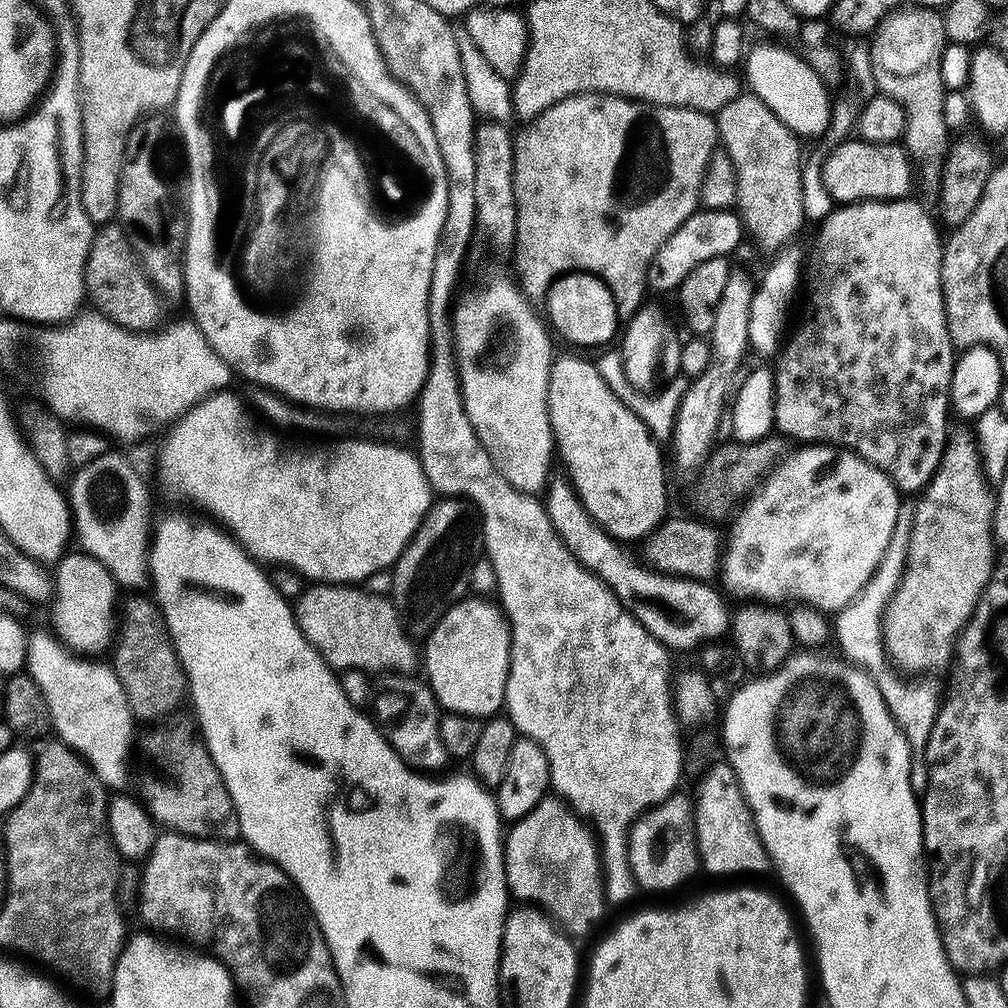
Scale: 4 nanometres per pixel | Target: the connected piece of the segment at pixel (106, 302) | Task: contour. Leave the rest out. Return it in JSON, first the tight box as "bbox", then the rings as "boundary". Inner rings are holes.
{"bbox":[84,222,165,333],"boundary":[[[113,222],[95,229],[84,267],[84,287],[90,304],[92,300],[91,307],[126,331],[152,333],[165,323],[165,301],[145,272],[127,232],[119,223]]]}

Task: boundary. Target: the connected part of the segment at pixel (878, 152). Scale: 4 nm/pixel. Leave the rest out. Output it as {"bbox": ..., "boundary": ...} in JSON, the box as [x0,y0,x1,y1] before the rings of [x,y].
{"bbox":[822,138,914,204],"boundary":[[[847,138],[831,149],[822,168],[822,178],[830,198],[837,204],[857,204],[863,200],[902,200],[913,195],[914,165],[903,143],[875,144]]]}

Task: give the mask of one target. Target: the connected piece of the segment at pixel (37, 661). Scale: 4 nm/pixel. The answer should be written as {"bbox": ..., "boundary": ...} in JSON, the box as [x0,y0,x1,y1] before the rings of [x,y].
{"bbox":[27,631,134,790],"boundary":[[[33,631],[28,638],[27,675],[32,676],[48,707],[48,718],[51,731],[56,731],[55,739],[73,748],[89,764],[95,776],[104,783],[105,789],[120,790],[128,780],[128,751],[134,748],[132,724],[134,717],[127,704],[126,694],[115,676],[115,670],[107,663],[99,664],[96,658],[85,658],[77,655],[53,635],[51,631]]]}

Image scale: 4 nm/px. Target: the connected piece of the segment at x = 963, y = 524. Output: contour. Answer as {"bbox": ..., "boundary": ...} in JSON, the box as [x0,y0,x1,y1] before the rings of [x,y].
{"bbox":[884,431,998,674],"boundary":[[[953,431],[951,433],[938,470],[932,475],[932,480],[928,483],[928,487],[919,493],[918,499],[920,501],[917,502],[916,508],[914,507],[914,511],[912,512],[912,529],[910,530],[910,538],[908,539],[908,553],[906,554],[906,562],[904,563],[904,573],[894,590],[894,594],[890,598],[890,602],[884,608],[884,650],[891,667],[899,670],[901,673],[936,674],[932,672],[940,672],[947,664],[949,667],[953,663],[956,639],[960,636],[961,630],[966,626],[966,622],[974,614],[976,604],[980,601],[980,596],[988,584],[988,579],[992,577],[993,571],[998,564],[998,561],[996,561],[998,545],[992,534],[992,519],[994,518],[994,510],[996,509],[994,488],[988,477],[984,474],[979,447],[969,433],[968,436],[964,432]]]}

